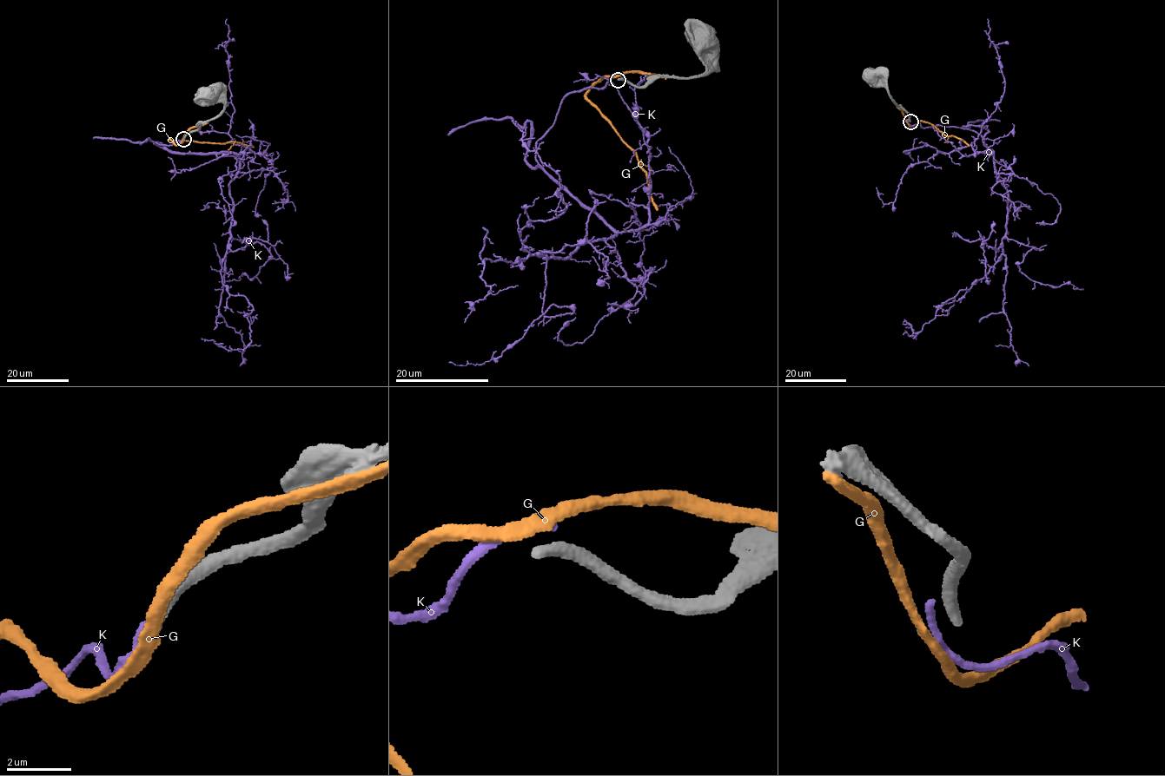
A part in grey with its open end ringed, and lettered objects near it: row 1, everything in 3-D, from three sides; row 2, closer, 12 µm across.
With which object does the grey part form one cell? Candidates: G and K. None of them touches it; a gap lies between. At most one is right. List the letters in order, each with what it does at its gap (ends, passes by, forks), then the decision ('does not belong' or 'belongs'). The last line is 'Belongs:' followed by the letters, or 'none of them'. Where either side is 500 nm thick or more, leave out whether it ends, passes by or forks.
G: it passes by; does not belong
K: it ends; does not belong
Belongs: none of them

